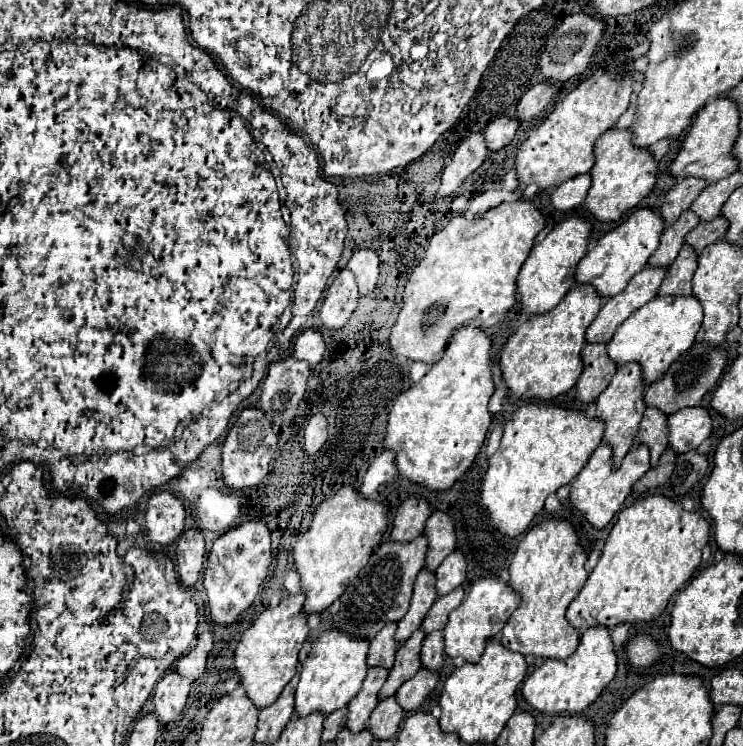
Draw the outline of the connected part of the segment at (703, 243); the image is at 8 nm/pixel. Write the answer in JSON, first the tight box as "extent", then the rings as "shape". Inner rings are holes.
{"extent":[685,216,727,254],"shape":[[[719,216],[717,220],[713,222],[705,222],[705,224],[699,224],[697,228],[693,228],[687,236],[685,236],[685,242],[695,250],[695,254],[701,254],[703,248],[723,240],[723,234],[725,234],[725,228],[727,228],[727,220],[723,216]]]}

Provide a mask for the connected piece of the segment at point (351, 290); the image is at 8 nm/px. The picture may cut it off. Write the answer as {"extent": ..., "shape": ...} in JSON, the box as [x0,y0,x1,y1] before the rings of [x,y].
{"extent":[319,268,359,330],"shape":[[[343,268],[325,294],[319,312],[323,324],[331,330],[341,328],[357,308],[357,300],[359,300],[359,290],[357,290],[355,276],[349,268]]]}

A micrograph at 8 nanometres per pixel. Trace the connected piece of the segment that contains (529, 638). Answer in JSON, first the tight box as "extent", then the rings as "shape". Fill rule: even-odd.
{"extent":[499,516,589,660],"shape":[[[547,516],[525,534],[509,564],[509,584],[521,596],[521,602],[501,630],[499,640],[507,650],[543,660],[565,660],[575,652],[579,638],[577,630],[567,622],[565,610],[589,576],[585,572],[585,562],[587,554],[579,546],[577,534],[569,522]]]}

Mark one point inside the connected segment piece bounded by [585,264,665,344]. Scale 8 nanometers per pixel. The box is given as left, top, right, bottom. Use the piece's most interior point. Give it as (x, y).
(643, 286)

